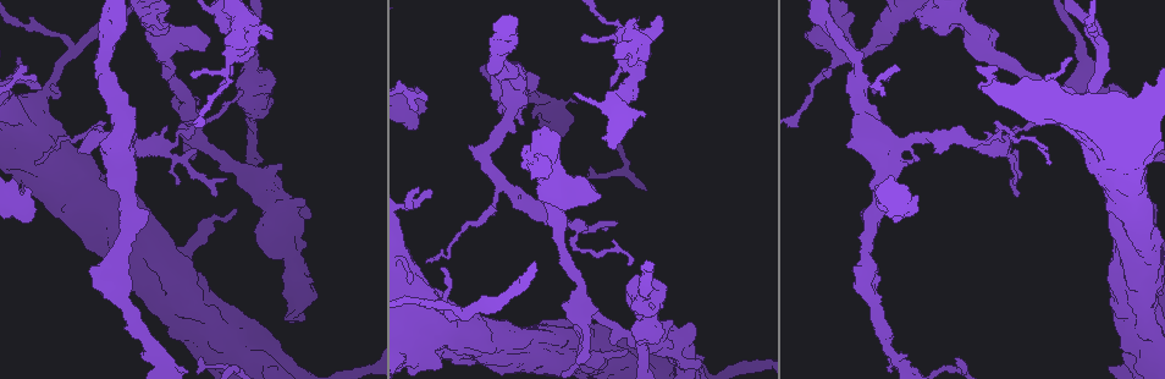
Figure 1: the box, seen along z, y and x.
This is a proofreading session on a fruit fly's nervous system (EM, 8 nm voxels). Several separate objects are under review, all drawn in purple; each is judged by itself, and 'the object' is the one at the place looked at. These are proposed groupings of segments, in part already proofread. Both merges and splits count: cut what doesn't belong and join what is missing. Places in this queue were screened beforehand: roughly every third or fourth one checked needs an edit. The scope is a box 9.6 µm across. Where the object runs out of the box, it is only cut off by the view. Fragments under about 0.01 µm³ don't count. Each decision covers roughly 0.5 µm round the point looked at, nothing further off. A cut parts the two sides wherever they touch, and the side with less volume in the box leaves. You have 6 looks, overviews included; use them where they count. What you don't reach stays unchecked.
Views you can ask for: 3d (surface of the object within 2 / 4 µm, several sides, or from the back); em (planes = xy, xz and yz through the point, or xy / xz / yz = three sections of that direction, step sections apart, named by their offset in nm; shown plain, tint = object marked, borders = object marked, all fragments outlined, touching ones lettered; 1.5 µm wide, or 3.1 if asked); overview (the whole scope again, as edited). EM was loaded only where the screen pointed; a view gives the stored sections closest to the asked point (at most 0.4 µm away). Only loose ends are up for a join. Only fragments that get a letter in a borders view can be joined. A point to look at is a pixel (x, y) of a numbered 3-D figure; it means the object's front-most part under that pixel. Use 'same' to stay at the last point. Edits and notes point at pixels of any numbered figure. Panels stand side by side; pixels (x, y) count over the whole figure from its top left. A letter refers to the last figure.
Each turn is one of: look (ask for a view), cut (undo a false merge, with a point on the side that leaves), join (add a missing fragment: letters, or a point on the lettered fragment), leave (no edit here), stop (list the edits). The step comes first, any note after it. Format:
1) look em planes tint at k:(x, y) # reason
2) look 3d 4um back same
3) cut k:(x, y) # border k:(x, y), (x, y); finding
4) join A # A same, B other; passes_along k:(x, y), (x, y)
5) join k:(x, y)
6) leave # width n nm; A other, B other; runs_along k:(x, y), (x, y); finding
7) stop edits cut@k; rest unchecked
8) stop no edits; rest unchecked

look 3d 4um back at 1:(955, 357) # tapers out

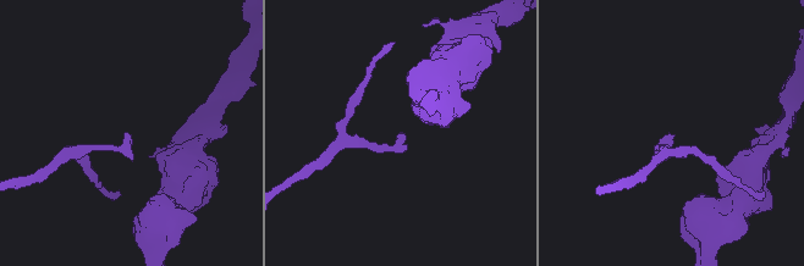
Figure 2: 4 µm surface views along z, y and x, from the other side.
look em planes plain at 2:(125, 132)

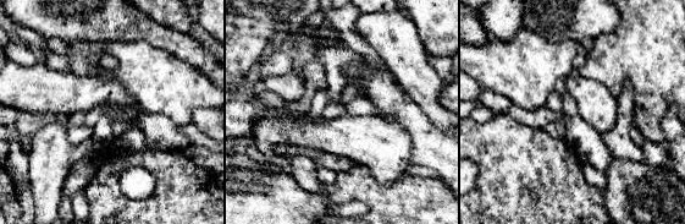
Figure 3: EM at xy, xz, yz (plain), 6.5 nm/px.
look em planes borders same

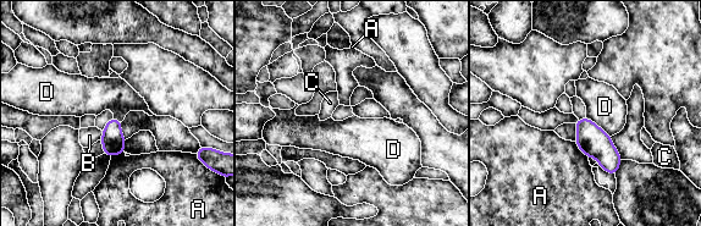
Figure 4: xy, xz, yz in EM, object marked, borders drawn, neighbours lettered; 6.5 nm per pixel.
leave # A other, B other, C other, D other; border 4:(586, 116), (611, 136); no lettered fragment goes on from it

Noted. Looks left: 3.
look 3d 2um at 1:(936, 153) # free end

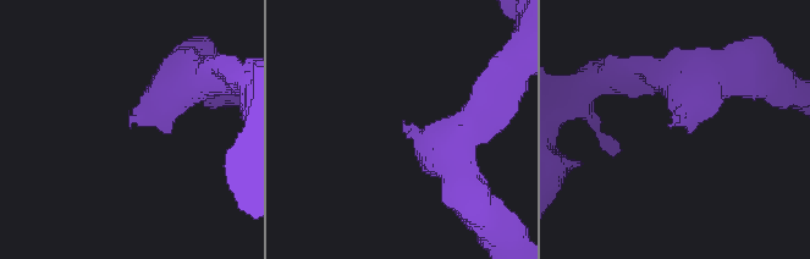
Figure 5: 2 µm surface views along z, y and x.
look em planes plain at 5:(404, 122)

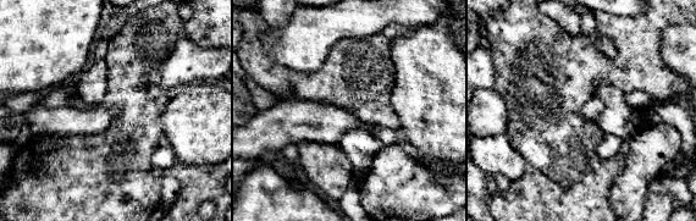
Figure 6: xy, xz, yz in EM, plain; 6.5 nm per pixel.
look em planes borders same # see the neighbours

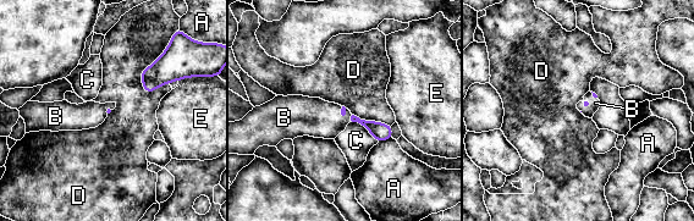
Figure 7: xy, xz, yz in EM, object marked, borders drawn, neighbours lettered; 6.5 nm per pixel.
join B # A other, B same, C other, D other, E other; passes_along 7:(585, 103), (589, 108), (595, 103); the neuron continues

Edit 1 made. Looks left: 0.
stop edits join@7; rest unchecked

